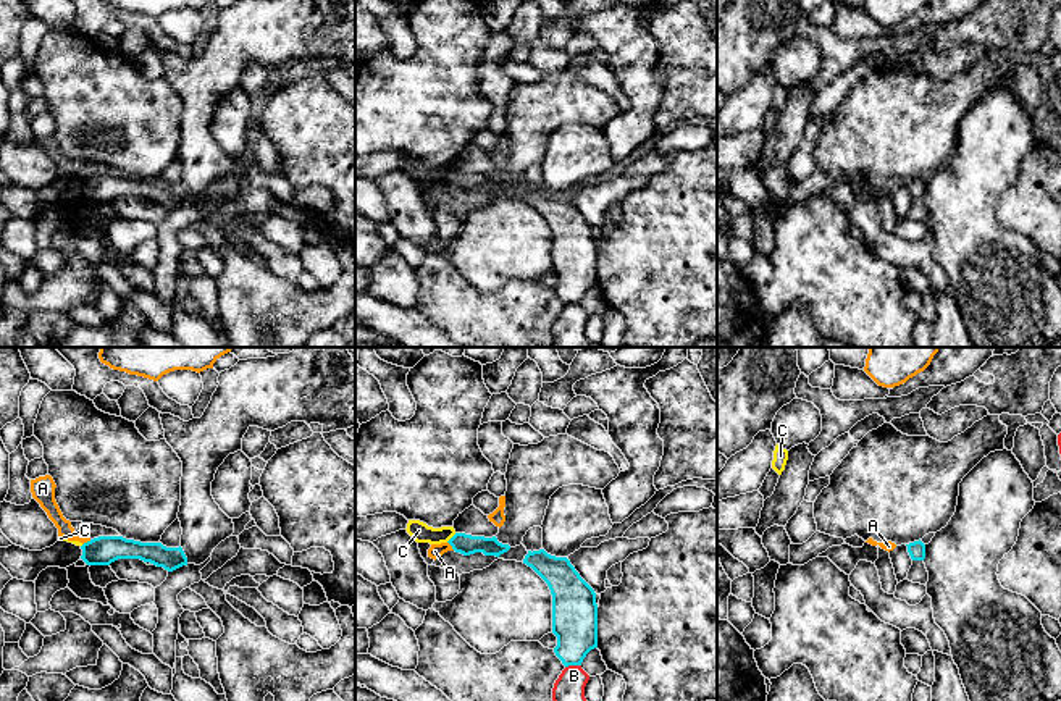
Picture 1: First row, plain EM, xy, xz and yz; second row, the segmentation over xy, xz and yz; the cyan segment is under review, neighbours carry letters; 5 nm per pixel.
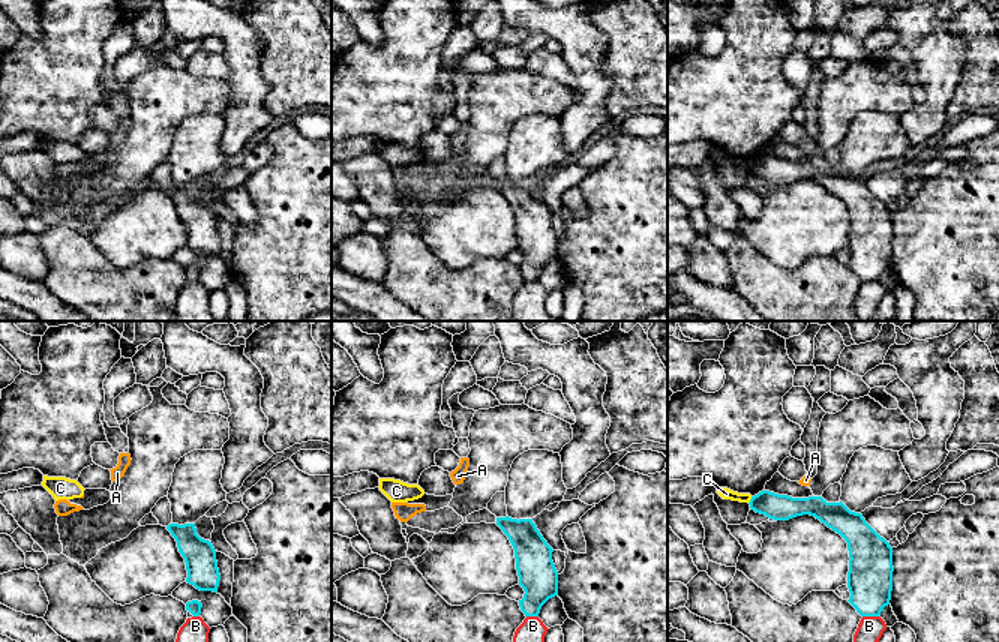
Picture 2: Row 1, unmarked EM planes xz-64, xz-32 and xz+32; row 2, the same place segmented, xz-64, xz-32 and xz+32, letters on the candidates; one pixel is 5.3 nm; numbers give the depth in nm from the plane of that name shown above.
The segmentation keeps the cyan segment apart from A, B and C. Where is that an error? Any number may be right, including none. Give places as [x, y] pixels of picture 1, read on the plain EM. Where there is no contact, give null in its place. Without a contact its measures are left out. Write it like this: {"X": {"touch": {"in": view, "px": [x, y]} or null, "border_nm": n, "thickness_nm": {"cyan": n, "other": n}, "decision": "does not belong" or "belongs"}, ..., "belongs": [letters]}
{"A": {"touch": {"in": "xy", "px": [88, 180]}, "border_nm": 50, "thickness_nm": {"cyan": 140, "other": 70}, "decision": "does not belong"}, "B": {"touch": {"in": "xz", "px": [572, 302]}, "border_nm": 80, "thickness_nm": {"cyan": 220, "other": 160}, "decision": "does not belong"}, "C": {"touch": {"in": "xz", "px": [452, 175]}, "border_nm": 70, "thickness_nm": {"cyan": 100, "other": 100}, "decision": "does not belong"}, "belongs": []}

